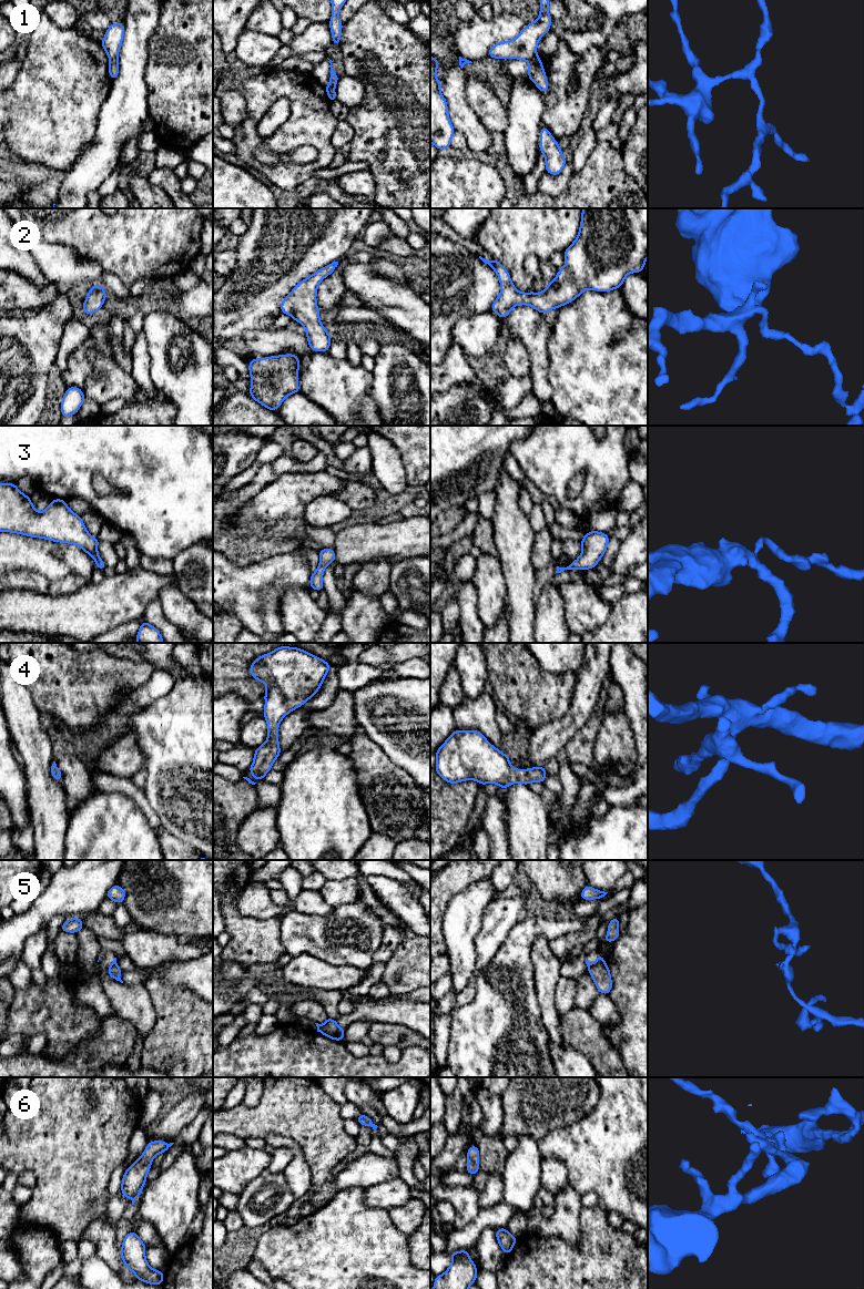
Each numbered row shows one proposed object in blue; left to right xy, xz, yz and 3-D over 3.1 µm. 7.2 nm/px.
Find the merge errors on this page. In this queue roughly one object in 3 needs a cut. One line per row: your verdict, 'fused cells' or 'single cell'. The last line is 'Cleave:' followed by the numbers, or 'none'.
1: fused cells
2: single cell
3: single cell
4: single cell
5: fused cells
6: single cell
Cleave: 1, 5

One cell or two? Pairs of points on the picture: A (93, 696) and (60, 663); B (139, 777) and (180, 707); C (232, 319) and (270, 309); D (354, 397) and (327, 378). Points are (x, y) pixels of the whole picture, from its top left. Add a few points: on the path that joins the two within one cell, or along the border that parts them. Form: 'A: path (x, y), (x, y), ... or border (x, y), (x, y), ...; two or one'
A: path (85, 688), (68, 671); one
B: border (144, 768), (145, 785), (142, 788); two
C: path (241, 310), (261, 309); one
D: path (347, 396), (334, 385); one

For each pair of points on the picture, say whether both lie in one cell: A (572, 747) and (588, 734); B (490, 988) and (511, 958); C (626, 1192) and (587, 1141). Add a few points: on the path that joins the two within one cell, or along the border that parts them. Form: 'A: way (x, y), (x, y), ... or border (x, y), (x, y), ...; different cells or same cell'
A: way (576, 744), (585, 737); same cell
B: way (498, 980), (510, 965); same cell
C: way (626, 1179), (599, 1153); same cell

